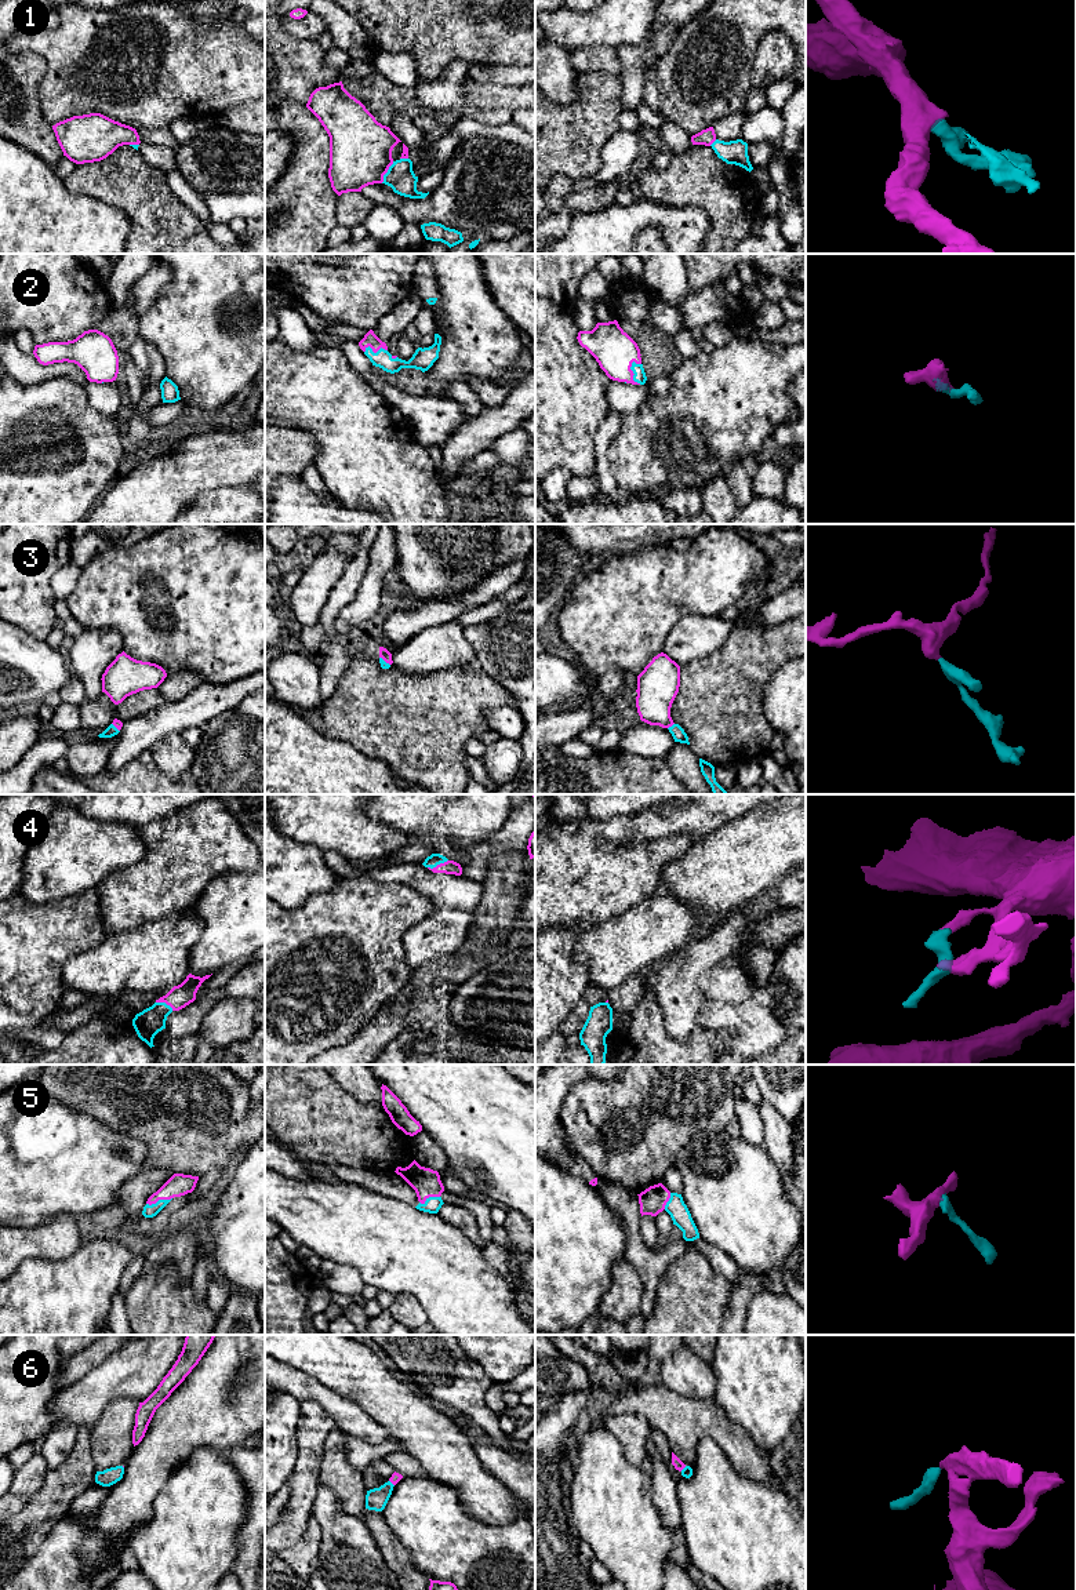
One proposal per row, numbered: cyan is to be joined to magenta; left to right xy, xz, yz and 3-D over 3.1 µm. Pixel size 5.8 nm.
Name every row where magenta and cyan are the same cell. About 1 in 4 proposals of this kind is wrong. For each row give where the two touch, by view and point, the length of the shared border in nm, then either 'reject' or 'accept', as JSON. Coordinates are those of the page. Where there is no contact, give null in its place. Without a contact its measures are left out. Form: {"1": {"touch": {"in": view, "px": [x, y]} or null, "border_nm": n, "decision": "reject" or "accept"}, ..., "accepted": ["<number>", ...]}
{"1": {"touch": {"in": "xz", "px": [386, 171]}, "border_nm": 150, "decision": "reject"}, "2": {"touch": {"in": "yz", "px": [633, 374]}, "border_nm": 150, "decision": "accept"}, "3": {"touch": {"in": "yz", "px": [671, 726]}, "border_nm": 50, "decision": "accept"}, "4": {"touch": {"in": "xz", "px": [437, 865]}, "border_nm": 130, "decision": "accept"}, "5": {"touch": {"in": "xy", "px": [159, 1199]}, "border_nm": 160, "decision": "accept"}, "6": {"touch": {"in": "xz", "px": [391, 1481]}, "border_nm": 50, "decision": "accept"}, "accepted": ["2", "3", "4", "5", "6"]}

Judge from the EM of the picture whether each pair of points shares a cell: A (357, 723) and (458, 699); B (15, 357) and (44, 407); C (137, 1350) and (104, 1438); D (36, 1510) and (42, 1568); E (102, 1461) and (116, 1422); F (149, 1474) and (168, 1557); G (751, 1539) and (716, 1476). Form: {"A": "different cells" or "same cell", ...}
{"A": "same cell", "B": "different cells", "C": "different cells", "D": "different cells", "E": "same cell", "F": "different cells", "G": "same cell"}

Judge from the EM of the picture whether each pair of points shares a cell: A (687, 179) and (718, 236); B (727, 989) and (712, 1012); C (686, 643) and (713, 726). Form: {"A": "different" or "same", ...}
{"A": "same", "B": "different", "C": "different"}

